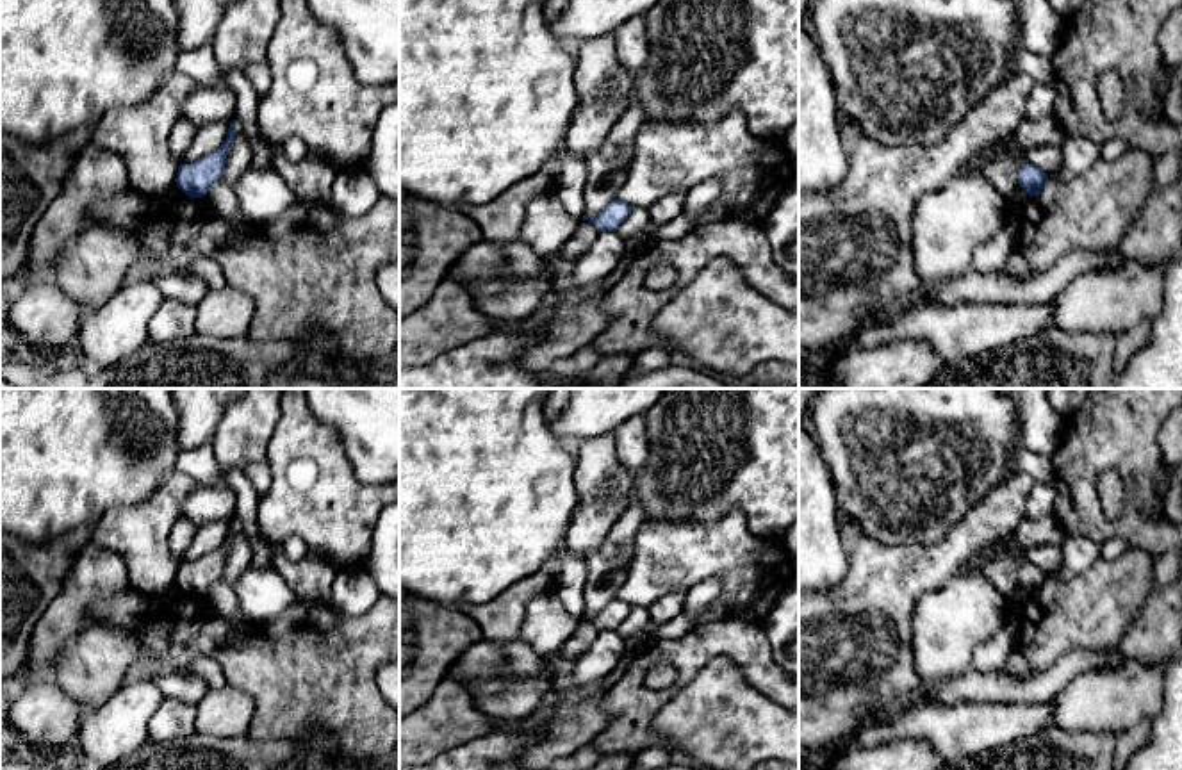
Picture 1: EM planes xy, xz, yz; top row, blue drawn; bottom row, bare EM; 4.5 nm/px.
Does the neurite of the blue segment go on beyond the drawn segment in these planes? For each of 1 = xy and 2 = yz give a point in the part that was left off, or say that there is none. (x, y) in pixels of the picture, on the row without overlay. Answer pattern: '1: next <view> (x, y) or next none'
1: next none
2: next none

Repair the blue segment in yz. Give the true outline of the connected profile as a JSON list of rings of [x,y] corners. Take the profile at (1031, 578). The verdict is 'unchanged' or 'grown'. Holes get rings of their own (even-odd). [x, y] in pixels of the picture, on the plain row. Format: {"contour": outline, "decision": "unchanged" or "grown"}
{"contour": [[[1022,563],[1018,572],[1018,583],[1020,586],[1032,597],[1043,590],[1043,586],[1048,581],[1048,574],[1043,572],[1034,563]]], "decision": "unchanged"}

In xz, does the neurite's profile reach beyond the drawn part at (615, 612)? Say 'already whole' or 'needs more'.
already whole

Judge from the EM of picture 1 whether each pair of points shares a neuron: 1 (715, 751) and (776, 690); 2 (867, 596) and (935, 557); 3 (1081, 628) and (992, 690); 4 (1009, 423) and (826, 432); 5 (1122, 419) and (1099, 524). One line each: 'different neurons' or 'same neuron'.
1: different neurons
2: same neuron
3: different neurons
4: same neuron
5: same neuron

